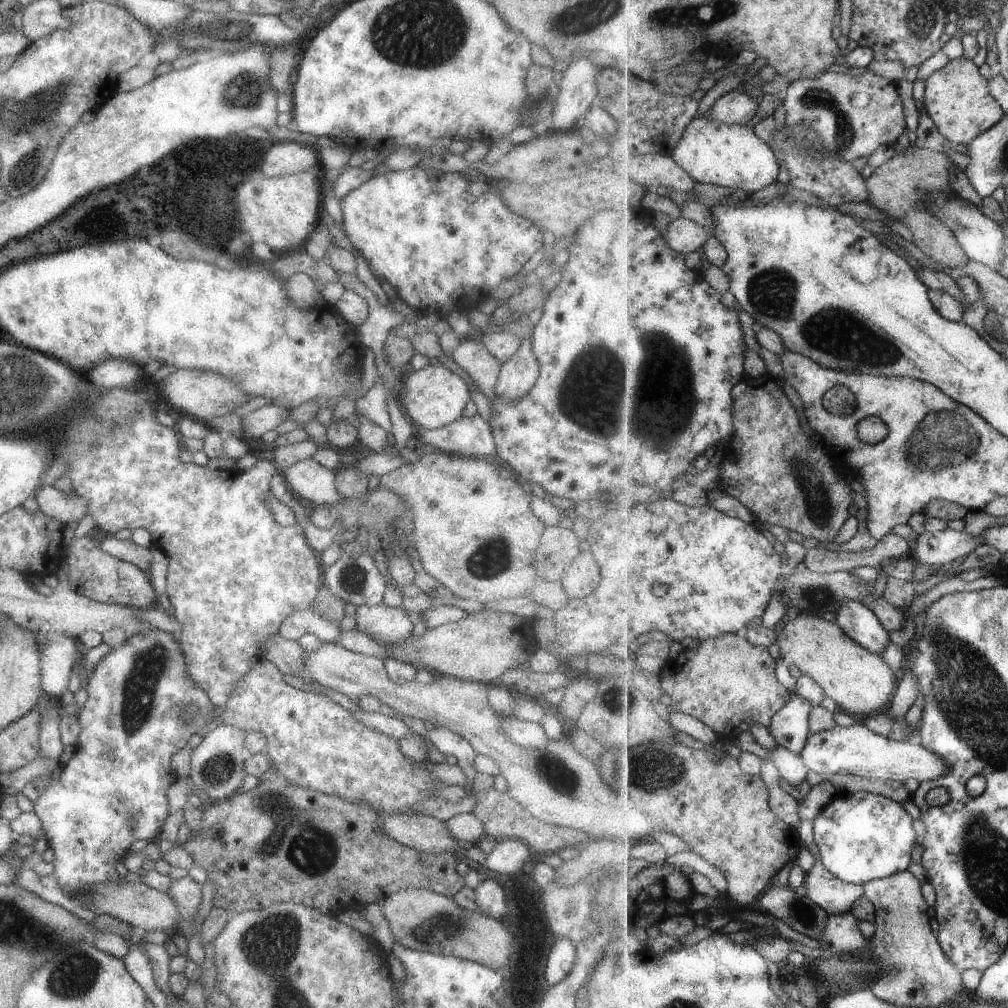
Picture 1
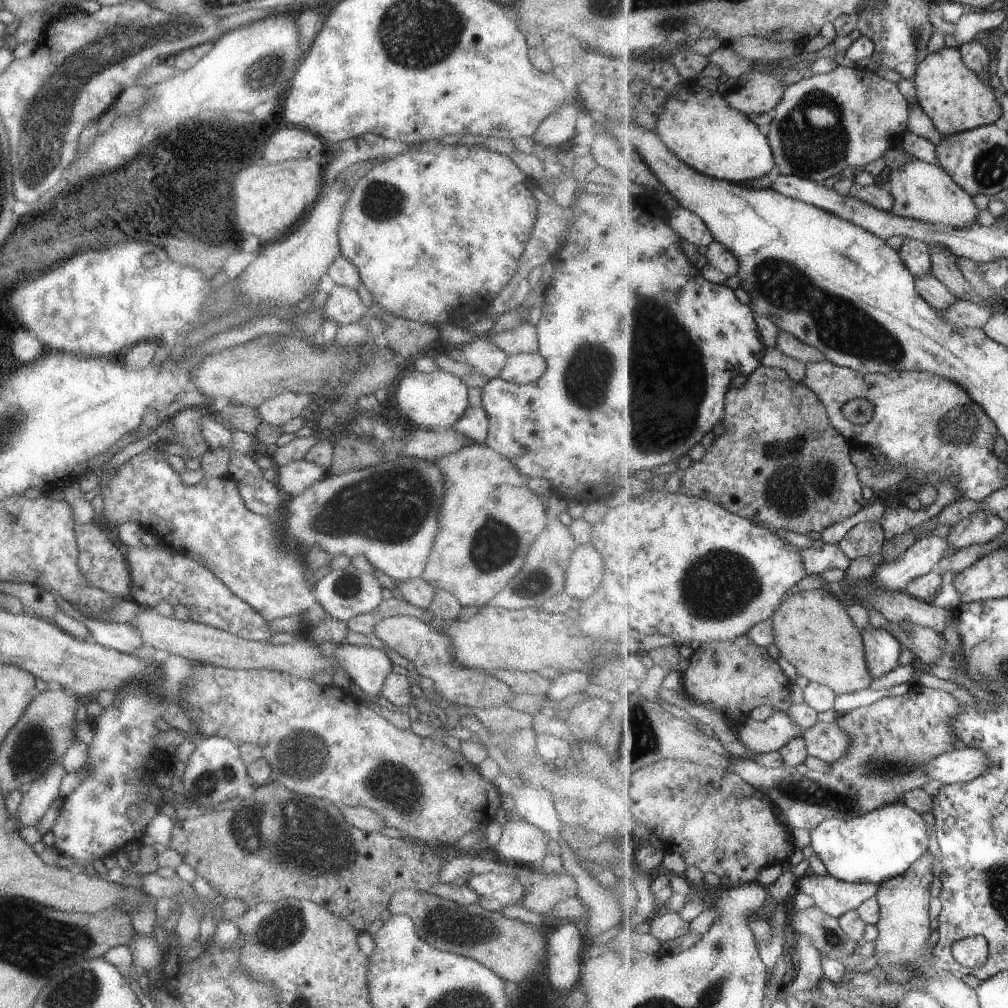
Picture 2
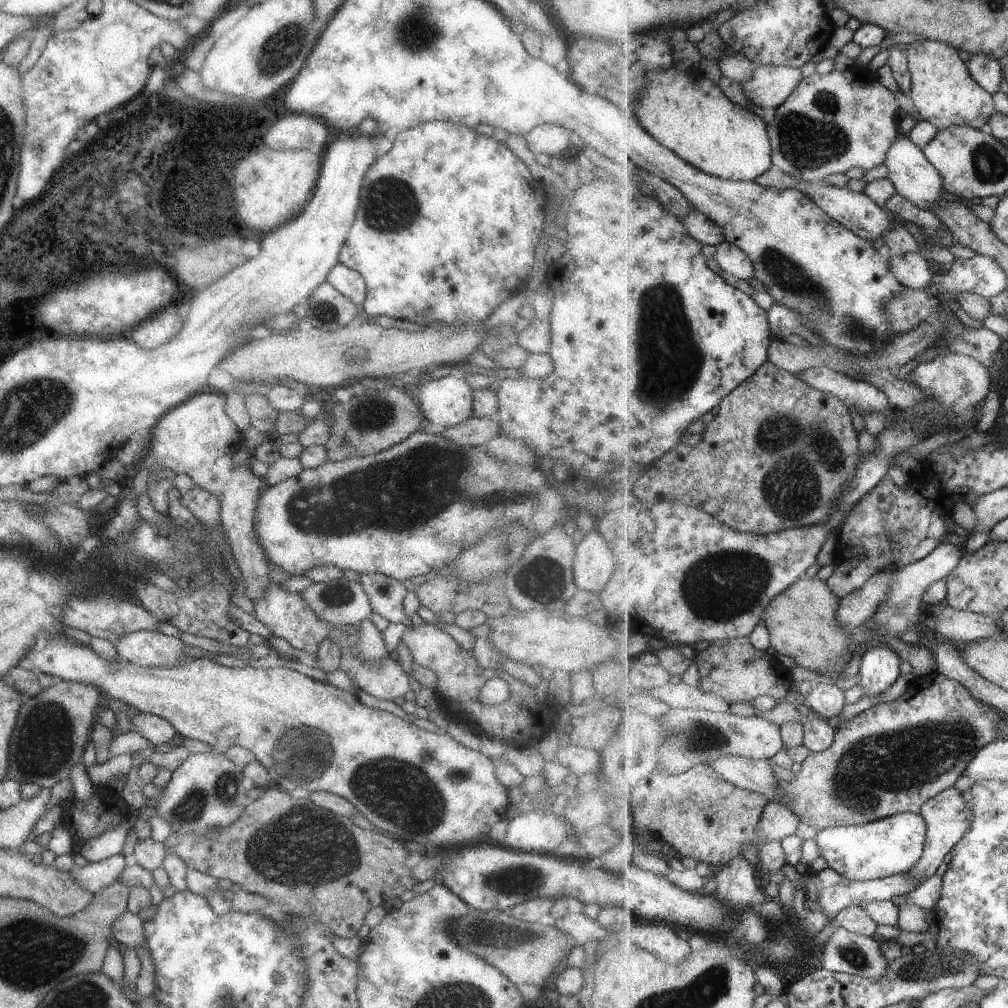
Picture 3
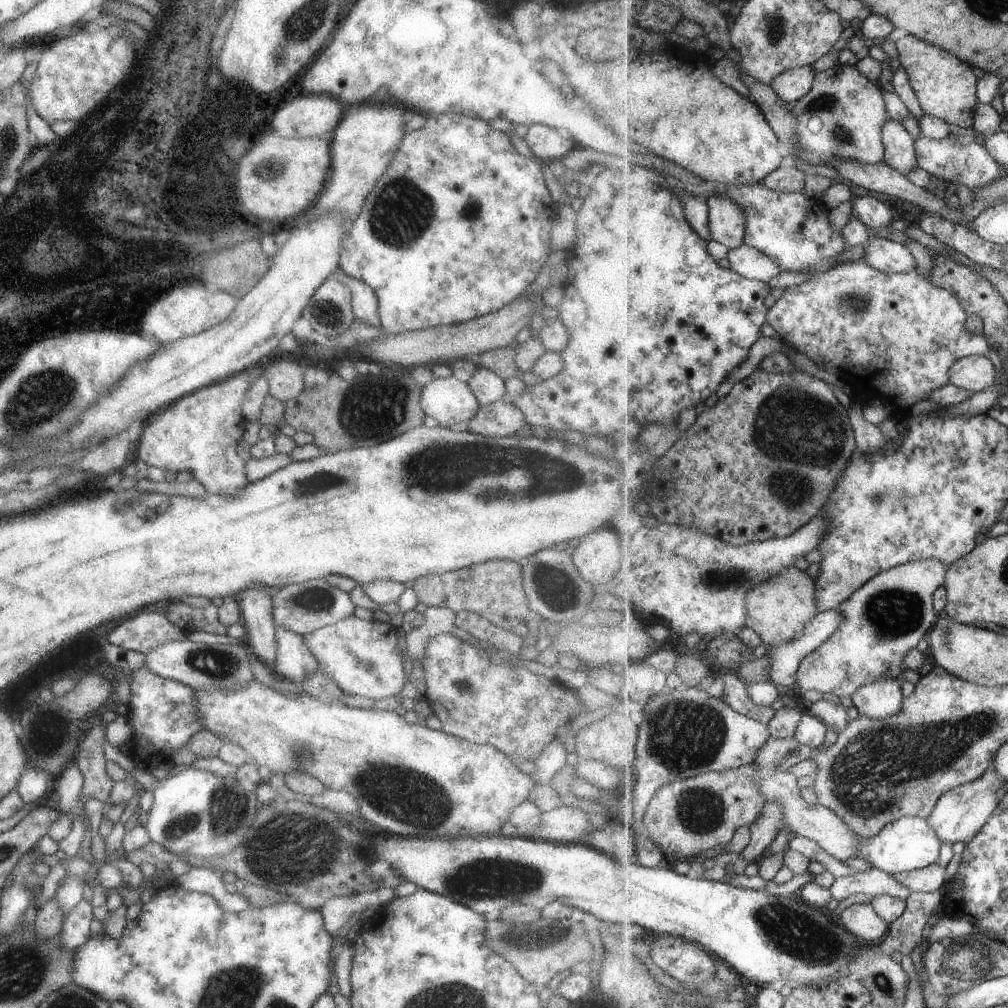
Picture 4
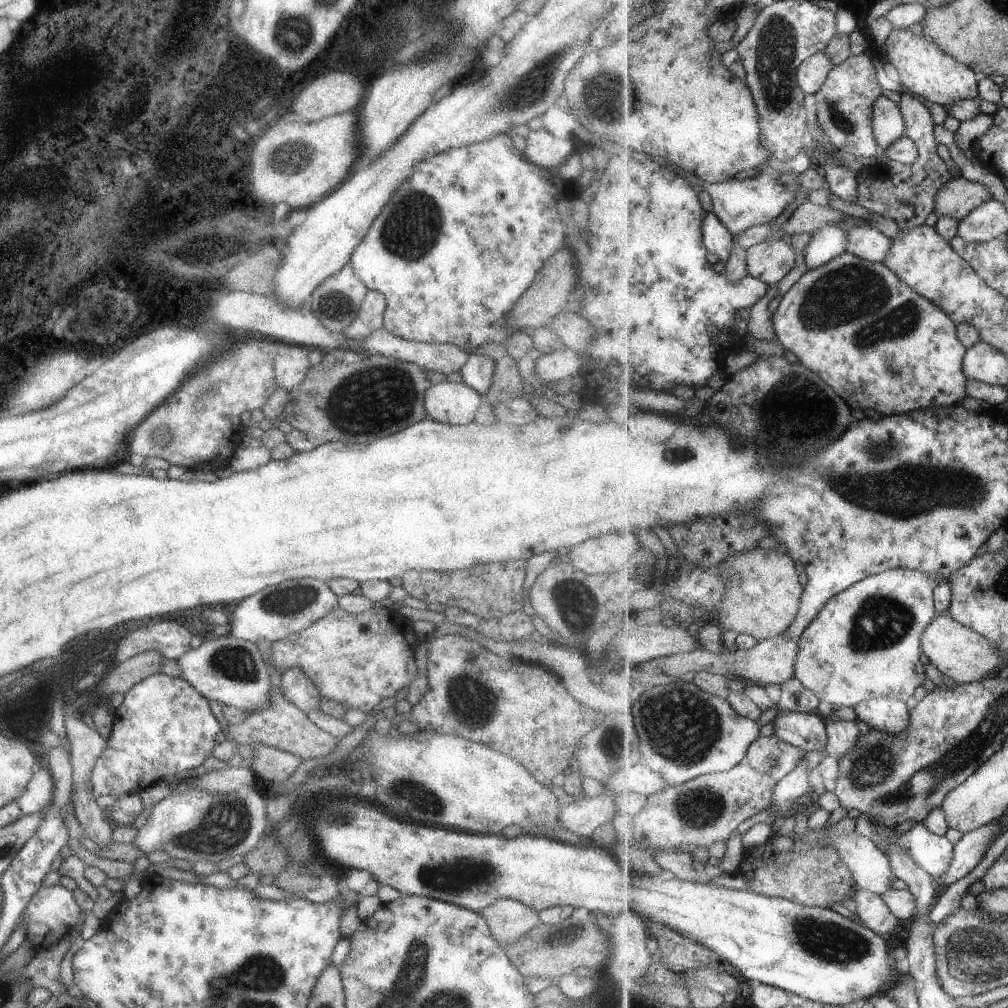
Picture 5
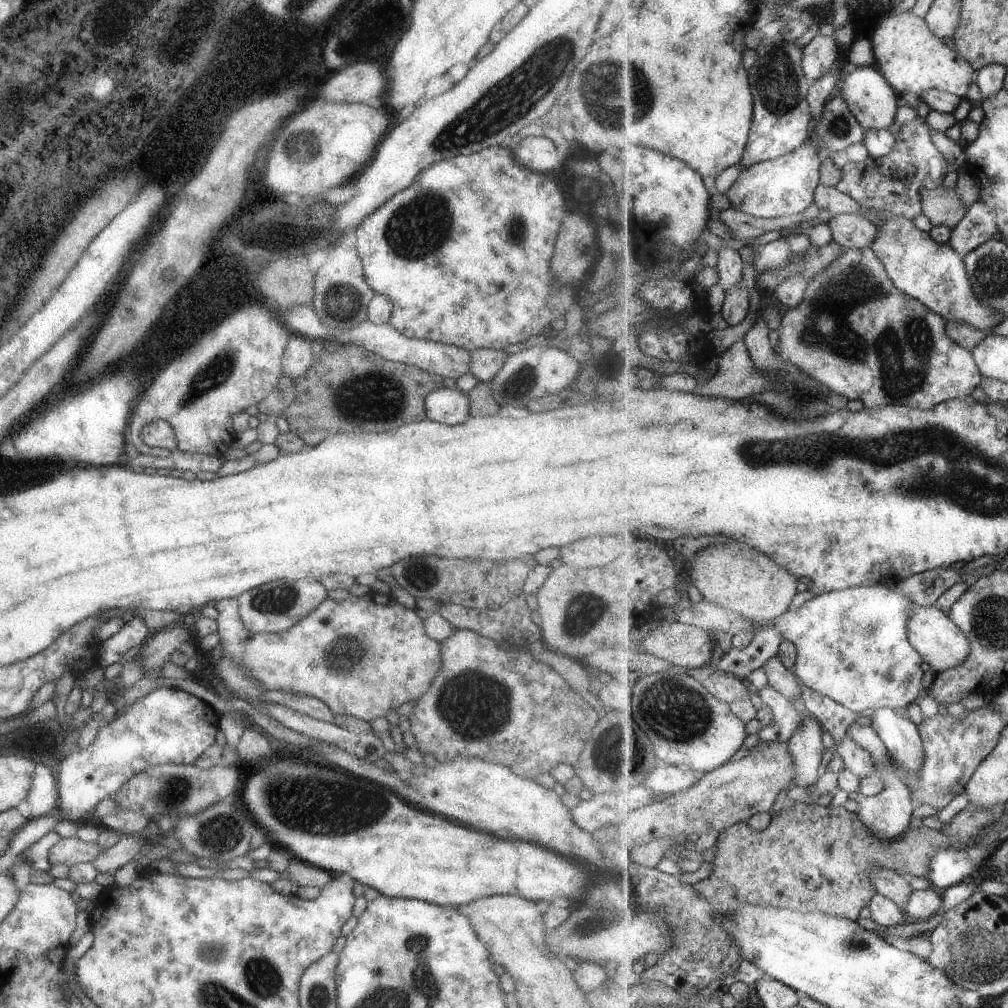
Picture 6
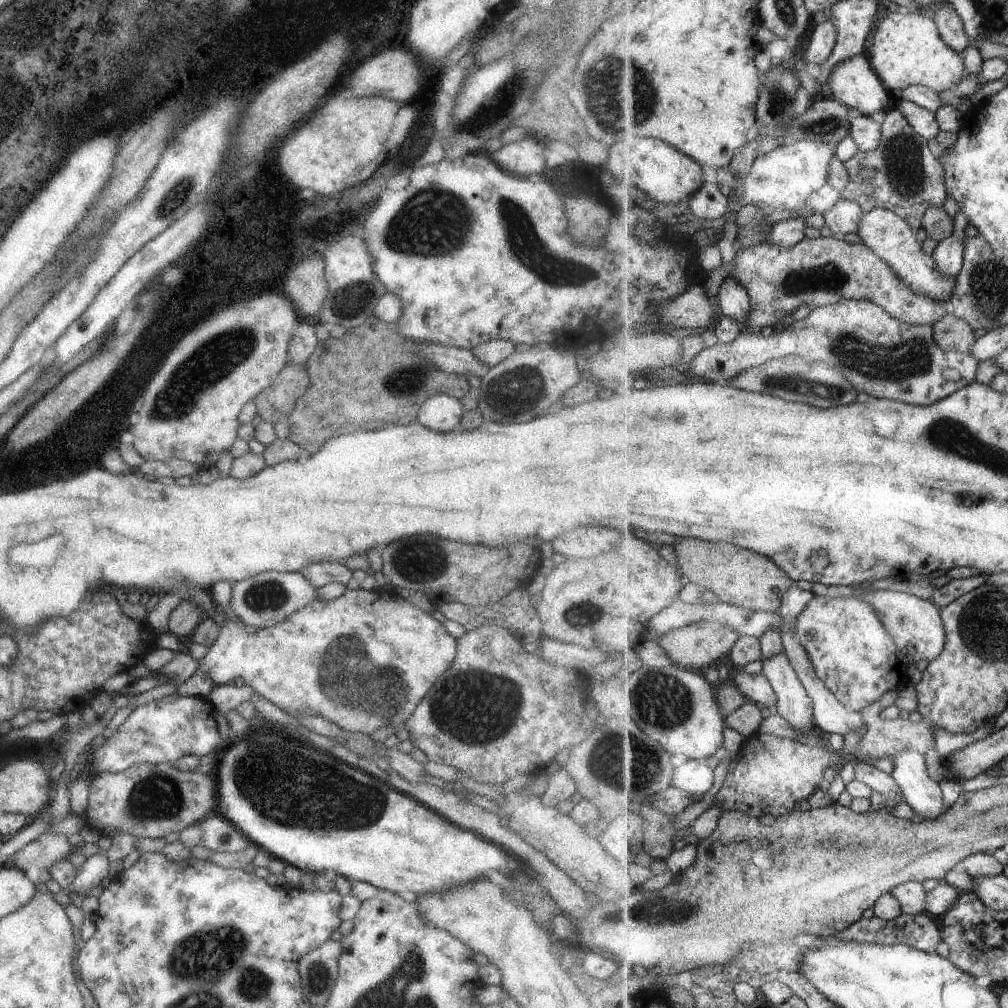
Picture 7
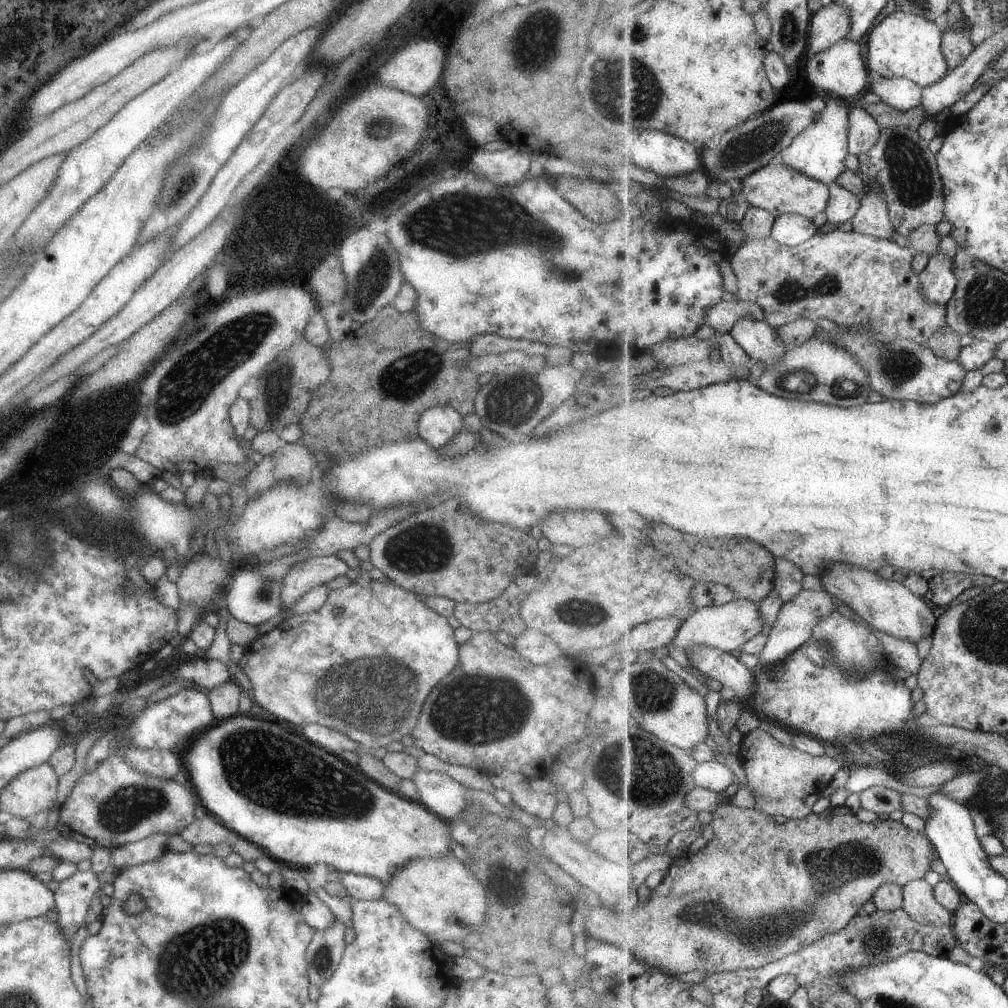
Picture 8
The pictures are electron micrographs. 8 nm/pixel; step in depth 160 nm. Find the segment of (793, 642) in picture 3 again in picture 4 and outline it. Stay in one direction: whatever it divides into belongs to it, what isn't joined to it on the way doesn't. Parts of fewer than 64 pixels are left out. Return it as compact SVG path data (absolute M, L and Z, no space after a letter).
M795 566L764 580L748 594L747 626L760 634L767 648L795 636L820 613L817 602L817 581Z

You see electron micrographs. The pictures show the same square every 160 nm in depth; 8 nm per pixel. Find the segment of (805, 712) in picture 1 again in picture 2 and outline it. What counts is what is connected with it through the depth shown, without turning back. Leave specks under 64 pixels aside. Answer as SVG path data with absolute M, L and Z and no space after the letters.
M779 712L765 722L749 717L747 722L735 728L740 742L754 753L775 752L791 740L801 738L803 730L791 716Z

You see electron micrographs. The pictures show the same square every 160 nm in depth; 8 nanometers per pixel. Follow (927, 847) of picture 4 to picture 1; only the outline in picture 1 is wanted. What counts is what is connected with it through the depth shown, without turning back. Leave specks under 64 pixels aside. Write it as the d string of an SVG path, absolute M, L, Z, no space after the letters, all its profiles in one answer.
M846 791L838 793L834 804L814 820L814 842L827 870L842 881L865 886L913 865L911 854L920 842L913 824L915 820L903 803L867 791Z

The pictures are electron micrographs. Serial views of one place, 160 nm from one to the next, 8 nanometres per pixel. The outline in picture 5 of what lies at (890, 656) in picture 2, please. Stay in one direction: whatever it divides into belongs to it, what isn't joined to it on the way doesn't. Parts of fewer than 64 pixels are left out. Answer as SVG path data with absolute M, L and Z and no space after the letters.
M875 697L859 703L855 708L857 718L870 729L899 736L911 724L911 713L905 702L889 697Z

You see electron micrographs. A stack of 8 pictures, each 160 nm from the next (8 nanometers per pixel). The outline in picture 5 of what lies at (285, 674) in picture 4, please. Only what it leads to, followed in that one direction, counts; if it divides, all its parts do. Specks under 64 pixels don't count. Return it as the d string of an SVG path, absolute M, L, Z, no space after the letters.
M287 669L278 684L280 696L289 704L299 707L305 714L309 710L318 708L320 694L311 679L307 678L299 669Z

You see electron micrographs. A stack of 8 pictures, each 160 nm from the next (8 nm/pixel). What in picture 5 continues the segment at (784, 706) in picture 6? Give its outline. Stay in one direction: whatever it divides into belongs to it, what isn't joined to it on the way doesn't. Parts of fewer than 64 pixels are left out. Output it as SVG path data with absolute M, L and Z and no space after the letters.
M778 710L774 720L779 739L792 744L805 752L821 750L825 752L828 745L826 721L817 712L792 712L781 714Z

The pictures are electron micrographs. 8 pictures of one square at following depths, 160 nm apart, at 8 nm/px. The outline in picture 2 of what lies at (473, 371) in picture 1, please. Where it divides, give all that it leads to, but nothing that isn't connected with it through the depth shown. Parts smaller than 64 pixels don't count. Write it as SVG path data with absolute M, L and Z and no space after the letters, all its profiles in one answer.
M486 335L477 336L471 342L462 345L463 347L459 351L461 351L463 363L471 366L481 376L485 376L487 380L498 377L508 355L490 344Z

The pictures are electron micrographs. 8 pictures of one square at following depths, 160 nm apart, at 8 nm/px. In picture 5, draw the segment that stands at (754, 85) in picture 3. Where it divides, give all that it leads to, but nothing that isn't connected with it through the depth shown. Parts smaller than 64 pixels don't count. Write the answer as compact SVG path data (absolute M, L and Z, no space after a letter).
M819 51L801 63L797 69L795 86L803 92L816 94L835 68L833 58L827 52Z

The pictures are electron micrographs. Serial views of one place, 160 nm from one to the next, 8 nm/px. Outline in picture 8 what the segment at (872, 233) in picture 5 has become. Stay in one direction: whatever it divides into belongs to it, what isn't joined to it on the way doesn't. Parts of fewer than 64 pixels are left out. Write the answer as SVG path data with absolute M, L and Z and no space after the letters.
M835 182L830 186L830 201L825 210L827 219L833 224L845 224L857 214L860 197Z

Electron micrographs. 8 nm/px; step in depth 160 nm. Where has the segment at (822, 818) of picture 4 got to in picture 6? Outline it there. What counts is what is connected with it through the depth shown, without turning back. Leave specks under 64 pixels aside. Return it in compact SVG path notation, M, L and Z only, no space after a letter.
M874 869L872 873L872 881L877 886L878 892L894 900L903 910L908 907L915 892L908 879L908 876L889 869Z

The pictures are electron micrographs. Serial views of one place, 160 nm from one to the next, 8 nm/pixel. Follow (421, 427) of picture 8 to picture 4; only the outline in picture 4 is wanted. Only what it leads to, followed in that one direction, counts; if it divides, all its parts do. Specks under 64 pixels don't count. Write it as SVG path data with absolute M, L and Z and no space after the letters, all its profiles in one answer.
M453 376L430 379L421 387L418 401L424 416L434 418L441 427L448 427L461 421L467 422L479 408L478 402L469 387Z

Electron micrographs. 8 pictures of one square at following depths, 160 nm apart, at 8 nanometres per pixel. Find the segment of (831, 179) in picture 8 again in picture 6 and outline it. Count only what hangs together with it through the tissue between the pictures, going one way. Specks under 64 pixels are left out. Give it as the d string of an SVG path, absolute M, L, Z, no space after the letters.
M815 141L803 143L797 150L791 151L789 154L761 161L746 168L739 174L725 195L733 203L731 208L737 206L740 211L757 218L770 219L802 213L805 208L809 208L813 204L813 194L822 184L822 164L827 156L828 154L824 153L824 150Z

